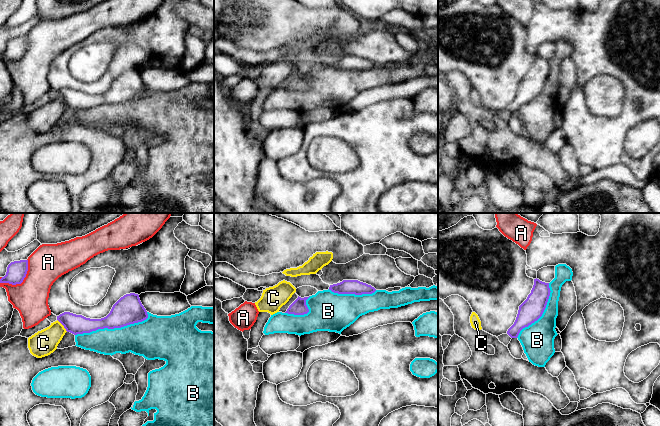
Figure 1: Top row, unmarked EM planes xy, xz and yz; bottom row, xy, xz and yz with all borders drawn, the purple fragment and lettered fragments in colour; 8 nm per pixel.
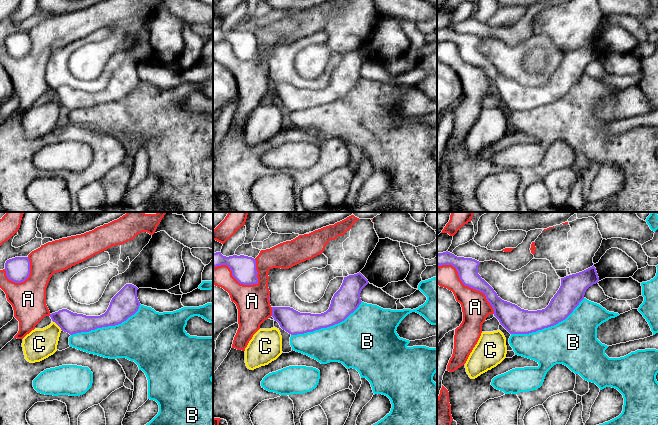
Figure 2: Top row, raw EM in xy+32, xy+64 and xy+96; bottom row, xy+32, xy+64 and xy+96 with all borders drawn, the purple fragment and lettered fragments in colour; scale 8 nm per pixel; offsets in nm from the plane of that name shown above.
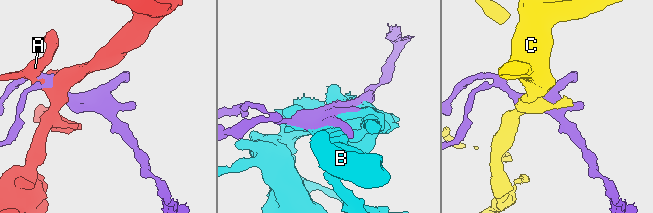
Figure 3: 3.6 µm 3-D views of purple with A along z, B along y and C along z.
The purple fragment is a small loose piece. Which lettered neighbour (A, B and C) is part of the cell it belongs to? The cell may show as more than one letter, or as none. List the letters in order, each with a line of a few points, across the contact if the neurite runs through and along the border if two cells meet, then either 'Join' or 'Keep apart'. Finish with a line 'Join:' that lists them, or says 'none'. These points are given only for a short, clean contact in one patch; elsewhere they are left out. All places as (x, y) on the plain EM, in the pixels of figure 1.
A: Keep apart
B: Join
C: Line: xy (57, 95), (67, 107). Keep apart
Join: B

